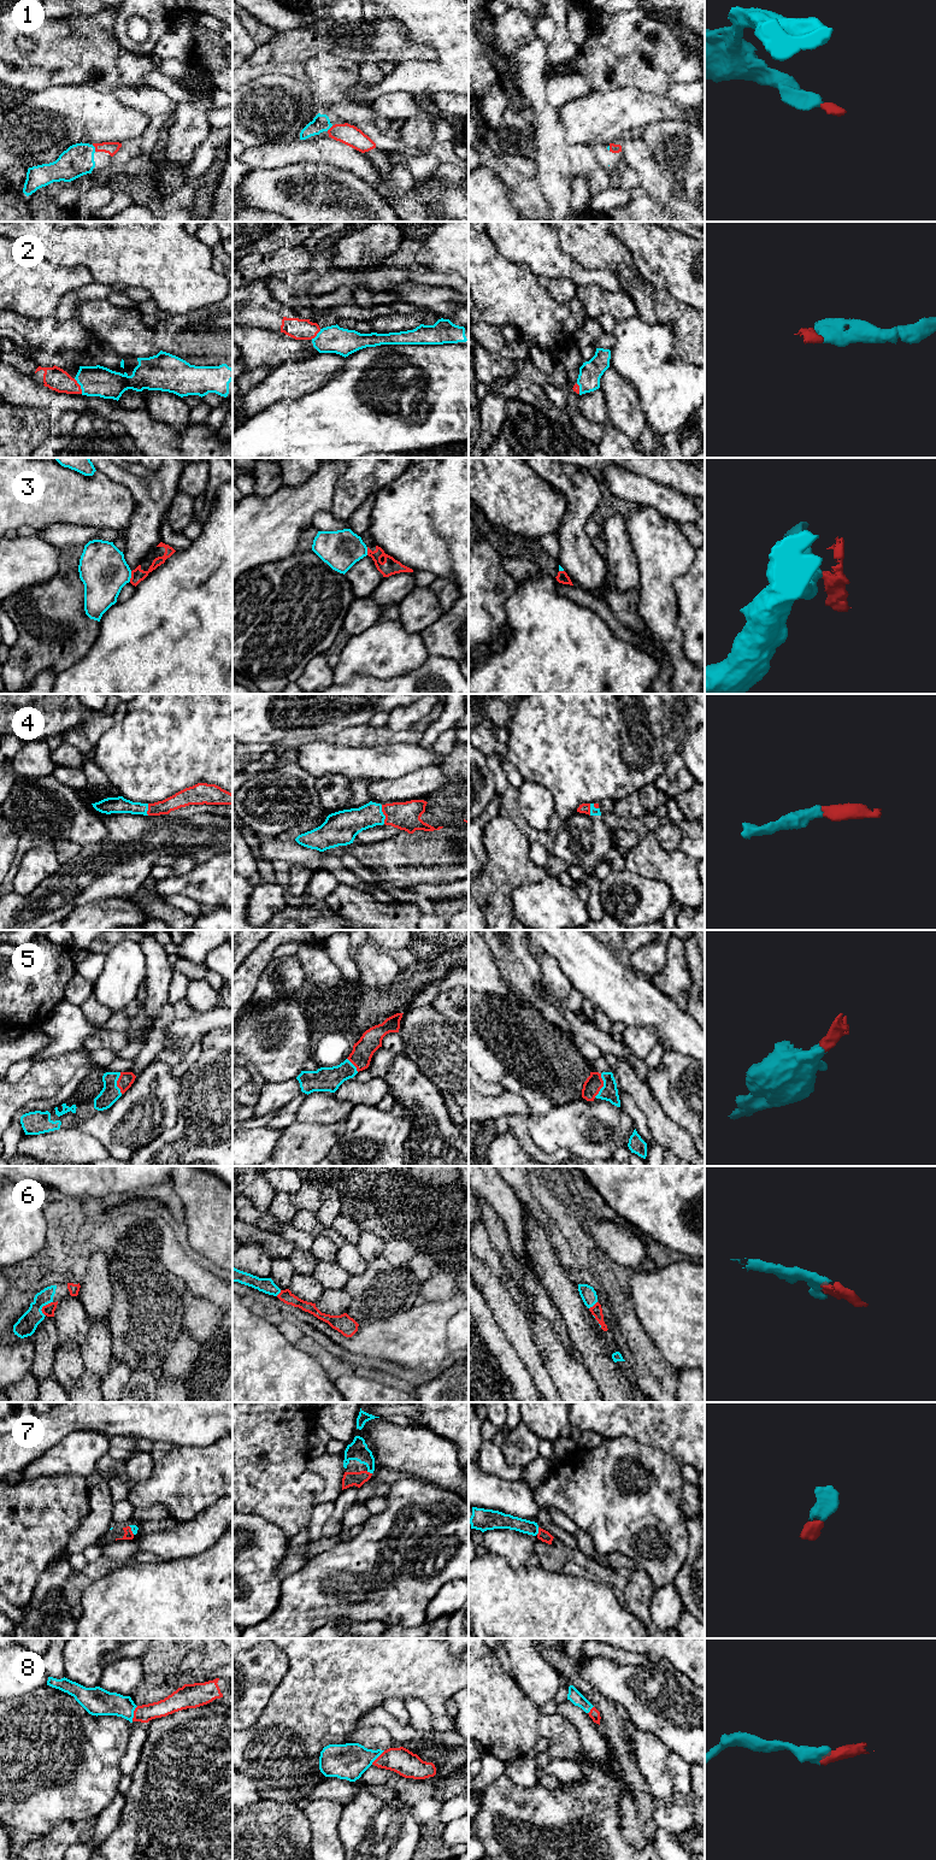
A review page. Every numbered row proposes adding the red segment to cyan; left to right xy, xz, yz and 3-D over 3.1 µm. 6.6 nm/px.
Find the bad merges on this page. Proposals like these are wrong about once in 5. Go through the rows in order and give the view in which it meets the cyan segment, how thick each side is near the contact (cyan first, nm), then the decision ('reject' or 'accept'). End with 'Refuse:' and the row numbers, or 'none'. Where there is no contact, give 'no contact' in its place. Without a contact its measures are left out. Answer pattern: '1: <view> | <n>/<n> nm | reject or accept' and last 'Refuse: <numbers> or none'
1: xy | 200/80 nm | accept
2: xy | 200/160 nm | accept
3: xy | 320/90 nm | reject
4: xz | 190/190 nm | accept
5: yz | 110/120 nm | accept
6: xy | 140/80 nm | accept
7: yz | 100/80 nm | accept
8: xy | 190/120 nm | accept
Refuse: 3

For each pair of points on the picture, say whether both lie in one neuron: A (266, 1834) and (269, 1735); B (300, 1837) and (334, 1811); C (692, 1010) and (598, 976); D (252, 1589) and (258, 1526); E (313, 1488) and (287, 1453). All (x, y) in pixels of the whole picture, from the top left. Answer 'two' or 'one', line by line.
A: two
B: two
C: two
D: one
E: one

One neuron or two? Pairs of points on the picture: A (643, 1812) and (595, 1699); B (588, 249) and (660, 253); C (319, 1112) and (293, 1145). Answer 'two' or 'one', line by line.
A: one
B: two
C: two

